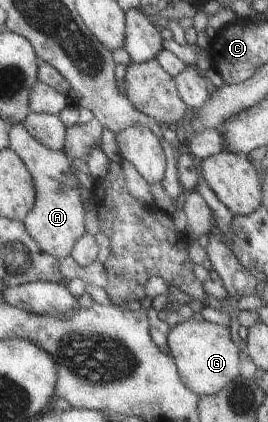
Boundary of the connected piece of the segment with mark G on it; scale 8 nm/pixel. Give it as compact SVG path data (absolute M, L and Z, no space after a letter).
M205 320L179 321L166 334L168 353L174 360L181 384L196 395L211 395L238 375L237 346L229 337L228 326Z

